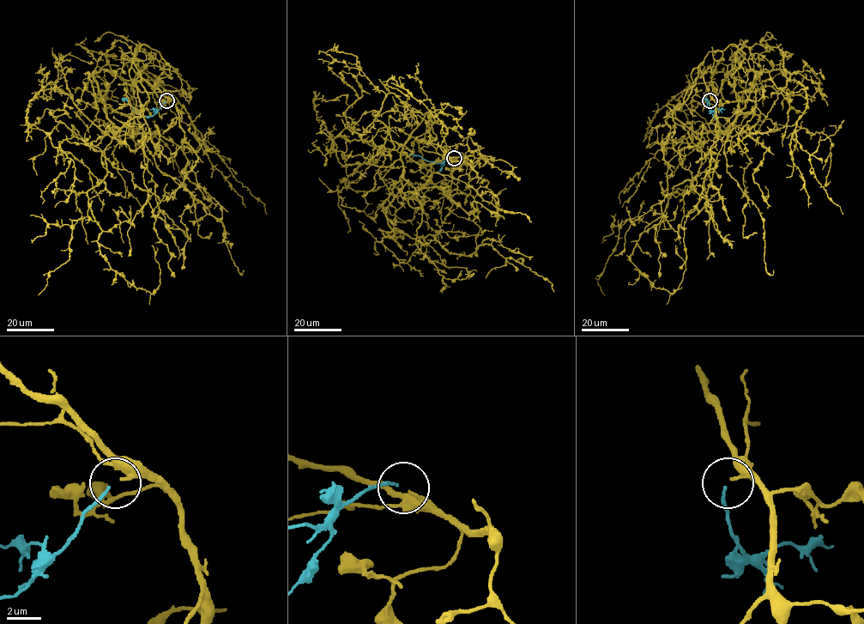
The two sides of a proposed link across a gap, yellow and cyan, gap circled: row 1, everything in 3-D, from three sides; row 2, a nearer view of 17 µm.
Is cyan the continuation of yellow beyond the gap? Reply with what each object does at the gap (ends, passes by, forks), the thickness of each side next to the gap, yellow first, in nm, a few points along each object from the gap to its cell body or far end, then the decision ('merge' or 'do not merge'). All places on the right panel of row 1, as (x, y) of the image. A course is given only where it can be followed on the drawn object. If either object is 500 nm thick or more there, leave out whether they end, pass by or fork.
yellow ends; cyan ends; calibres 160 and 160 nm; course yellow (709, 99), (696, 67), (664, 117), (725, 131), (761, 71), (798, 81), (795, 139), (842, 214); course cyan (709, 100), (715, 116), (708, 107), (705, 98); merge

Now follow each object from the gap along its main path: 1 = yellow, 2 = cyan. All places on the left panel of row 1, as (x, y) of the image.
1: (167, 99), (131, 67), (142, 112), (113, 132), (93, 74), (105, 69), (168, 90), (267, 214)
2: (166, 100), (154, 115), (141, 116), (122, 98)

